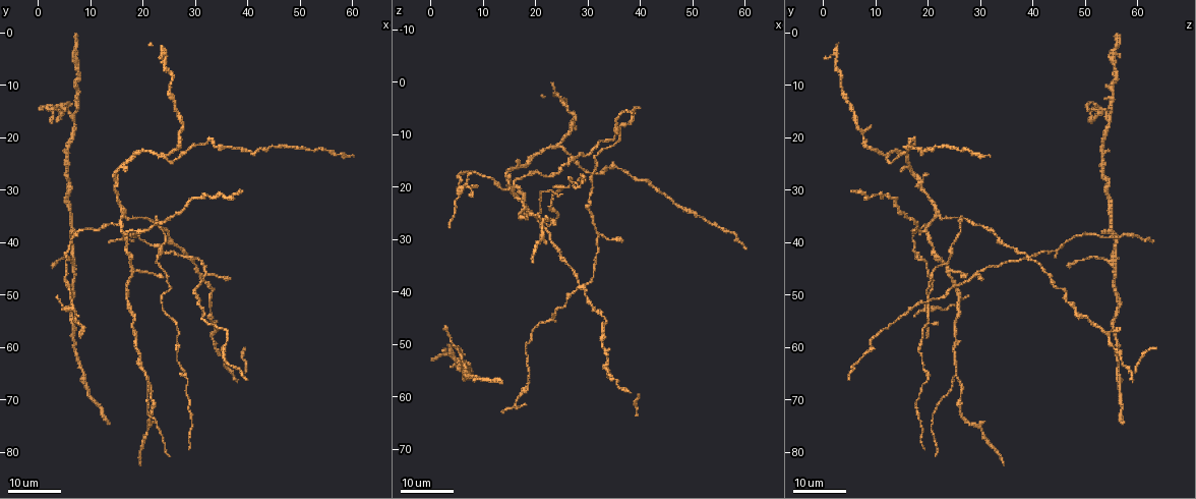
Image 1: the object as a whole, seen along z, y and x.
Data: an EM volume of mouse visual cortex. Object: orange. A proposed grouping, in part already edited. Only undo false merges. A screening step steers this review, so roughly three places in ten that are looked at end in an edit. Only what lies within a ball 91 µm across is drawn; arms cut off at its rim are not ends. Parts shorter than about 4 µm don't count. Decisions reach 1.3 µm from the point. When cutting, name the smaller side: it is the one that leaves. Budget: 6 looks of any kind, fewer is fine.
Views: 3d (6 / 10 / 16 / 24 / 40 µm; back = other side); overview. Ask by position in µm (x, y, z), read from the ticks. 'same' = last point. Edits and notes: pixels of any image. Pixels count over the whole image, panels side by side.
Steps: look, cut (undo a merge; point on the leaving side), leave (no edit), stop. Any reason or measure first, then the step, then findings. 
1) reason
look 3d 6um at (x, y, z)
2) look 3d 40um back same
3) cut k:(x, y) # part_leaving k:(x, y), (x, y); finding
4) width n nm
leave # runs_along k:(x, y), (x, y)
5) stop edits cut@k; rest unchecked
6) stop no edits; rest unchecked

three arms meet
look 3d 16um at (18.5, 45.0, 24.5)

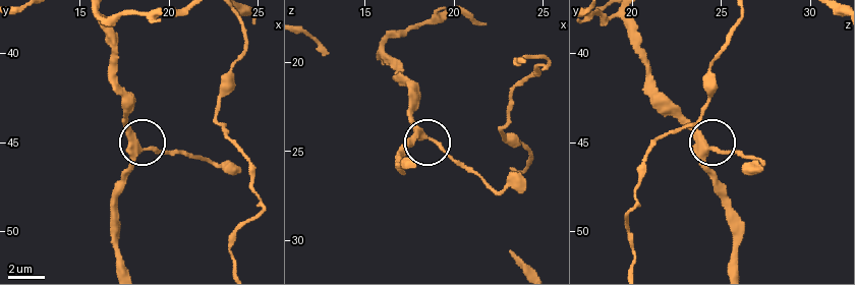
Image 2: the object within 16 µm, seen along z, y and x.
zoom in
look 3d 10um at (18.4, 45.3, 24.3)

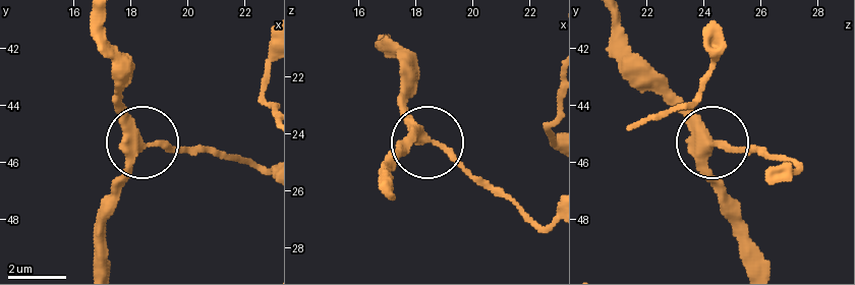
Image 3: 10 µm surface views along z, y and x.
other side
look 3d 10um back at (18.4, 45.4, 24.2)

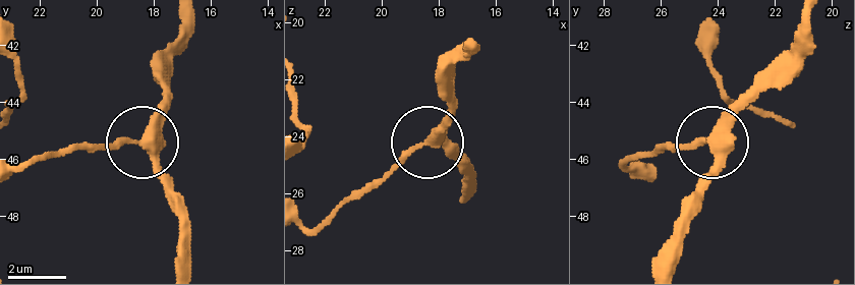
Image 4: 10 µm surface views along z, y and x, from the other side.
arms 3
leave # runs_along 4:(188, 19), (167, 70), (160, 128), (137, 144), (89, 144); one neuron here

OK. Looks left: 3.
arms part here
look 3d 16um at (28.5, 43.0, 39.0)

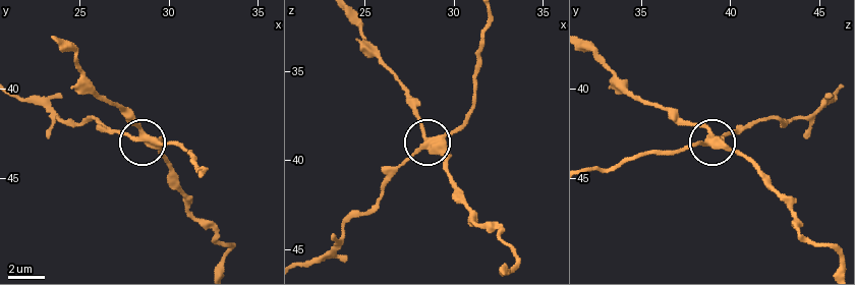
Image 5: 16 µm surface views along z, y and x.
zoom in
look 3d 10um at (28.5, 42.7, 39.3)

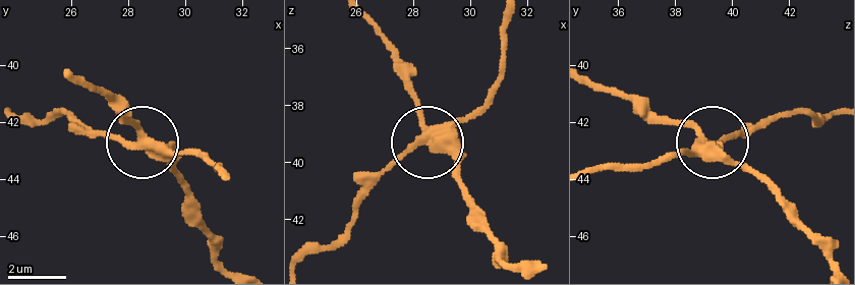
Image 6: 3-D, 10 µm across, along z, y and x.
side_arm 53 um
cut 6:(192, 149) # part_leaving 6:(445, 134), (499, 76), (501, 18); two neurons meet here

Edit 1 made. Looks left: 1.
stop edits cut@6; rest unchecked

